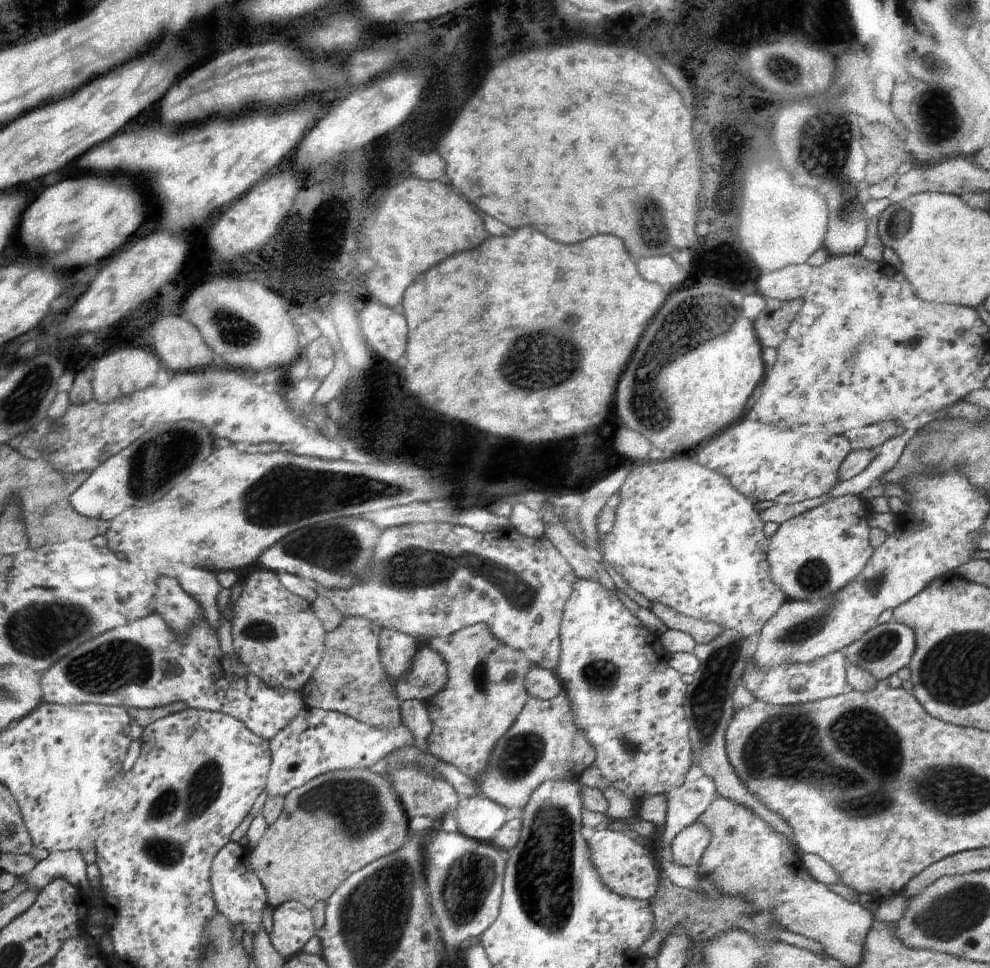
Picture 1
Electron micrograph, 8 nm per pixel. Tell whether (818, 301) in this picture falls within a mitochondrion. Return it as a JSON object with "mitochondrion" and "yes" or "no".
{"mitochondrion":"no"}

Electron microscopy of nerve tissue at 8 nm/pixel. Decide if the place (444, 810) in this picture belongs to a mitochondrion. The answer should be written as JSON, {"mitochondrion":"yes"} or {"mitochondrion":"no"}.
{"mitochondrion":"no"}

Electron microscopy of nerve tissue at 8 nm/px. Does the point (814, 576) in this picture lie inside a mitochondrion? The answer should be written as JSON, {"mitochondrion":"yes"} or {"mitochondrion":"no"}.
{"mitochondrion":"yes"}

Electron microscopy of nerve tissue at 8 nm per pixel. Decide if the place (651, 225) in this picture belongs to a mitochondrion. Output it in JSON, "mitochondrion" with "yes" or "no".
{"mitochondrion":"yes"}

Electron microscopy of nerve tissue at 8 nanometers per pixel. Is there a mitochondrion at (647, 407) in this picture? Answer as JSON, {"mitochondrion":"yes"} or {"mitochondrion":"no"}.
{"mitochondrion":"yes"}

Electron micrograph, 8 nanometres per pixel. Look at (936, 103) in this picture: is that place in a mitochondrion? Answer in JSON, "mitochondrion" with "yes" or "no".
{"mitochondrion":"yes"}

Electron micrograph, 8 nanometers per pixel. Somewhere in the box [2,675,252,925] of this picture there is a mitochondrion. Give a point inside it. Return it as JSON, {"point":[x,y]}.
{"point":[173,811]}

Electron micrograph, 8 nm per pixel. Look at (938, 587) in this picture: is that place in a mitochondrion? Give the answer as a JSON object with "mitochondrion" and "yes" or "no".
{"mitochondrion":"no"}

